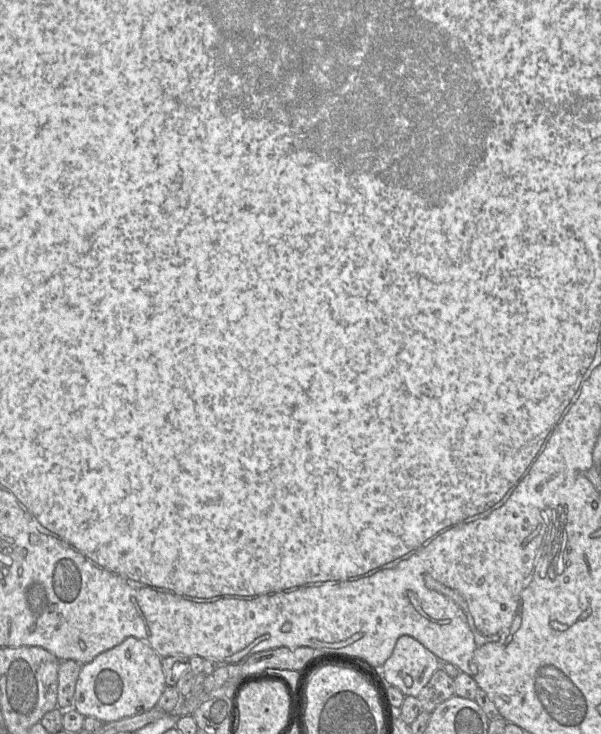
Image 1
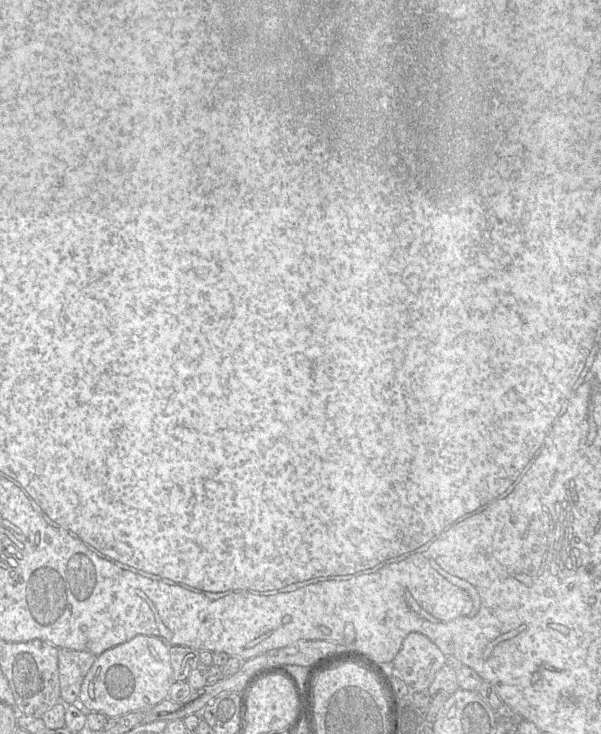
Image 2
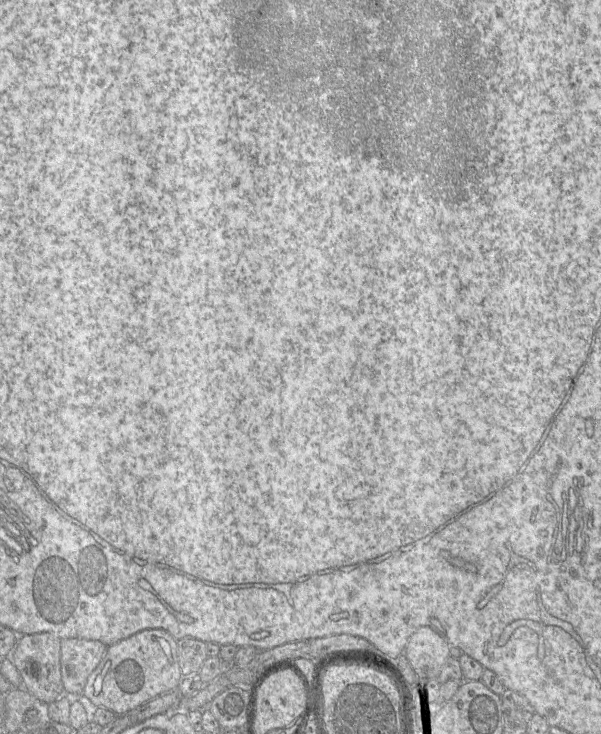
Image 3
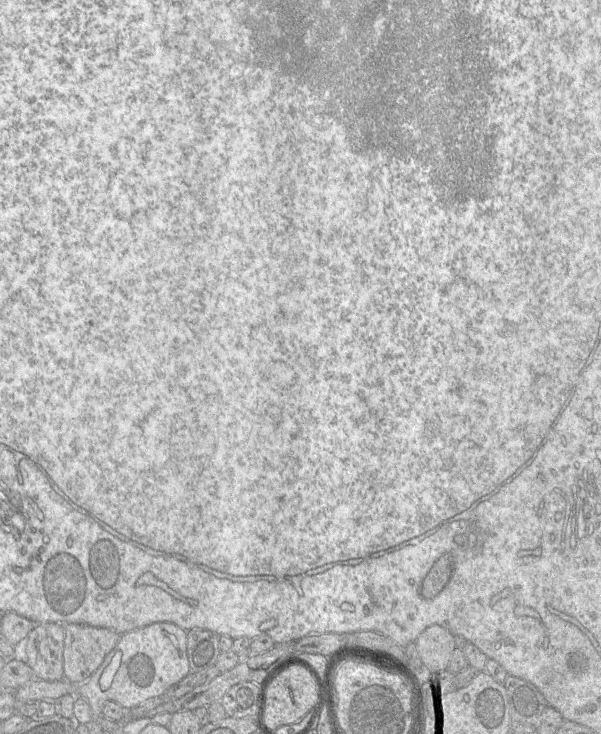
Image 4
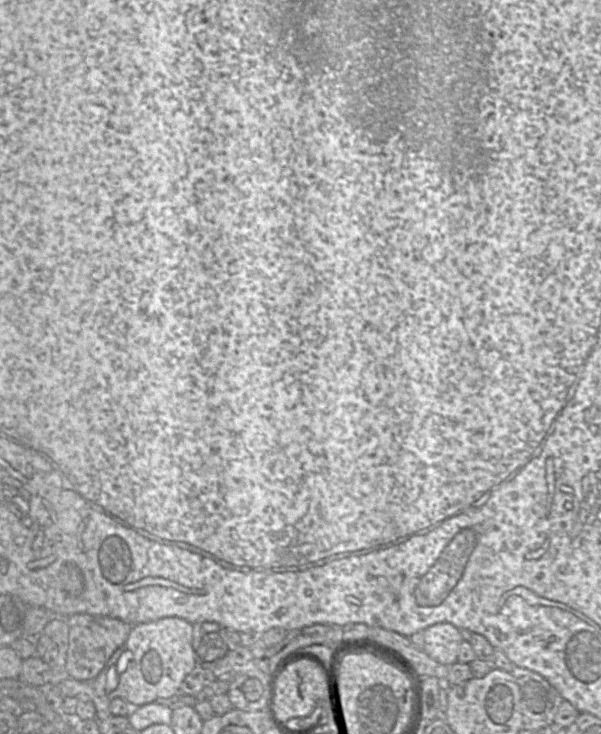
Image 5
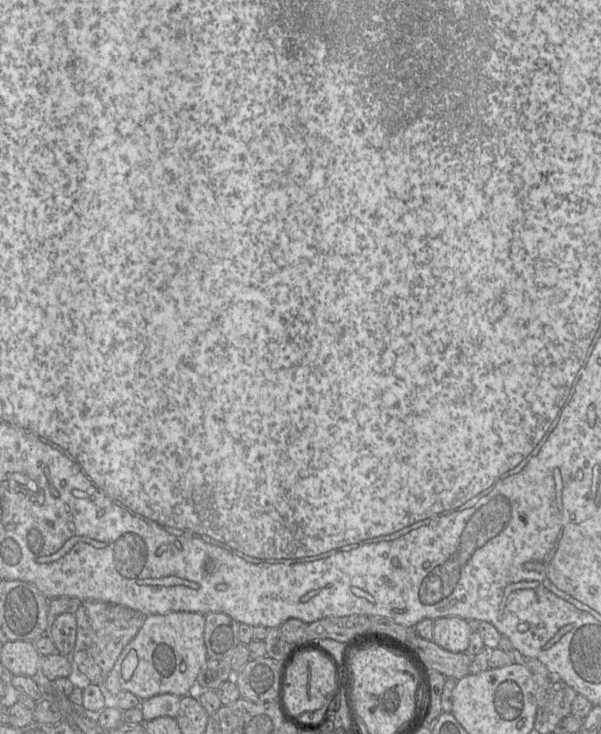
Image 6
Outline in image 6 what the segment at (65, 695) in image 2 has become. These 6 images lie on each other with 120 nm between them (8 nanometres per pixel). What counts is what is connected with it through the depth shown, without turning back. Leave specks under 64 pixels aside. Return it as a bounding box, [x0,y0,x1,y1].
[68,600,146,684]

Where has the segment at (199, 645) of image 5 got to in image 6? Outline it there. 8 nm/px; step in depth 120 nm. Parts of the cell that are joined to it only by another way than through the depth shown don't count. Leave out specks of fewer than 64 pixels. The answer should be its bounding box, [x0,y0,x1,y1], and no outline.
[204,612,241,659]

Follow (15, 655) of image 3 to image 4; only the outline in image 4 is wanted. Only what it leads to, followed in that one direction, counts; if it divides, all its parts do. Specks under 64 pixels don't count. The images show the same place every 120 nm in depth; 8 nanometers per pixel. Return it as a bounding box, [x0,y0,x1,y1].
[26,622,64,681]

